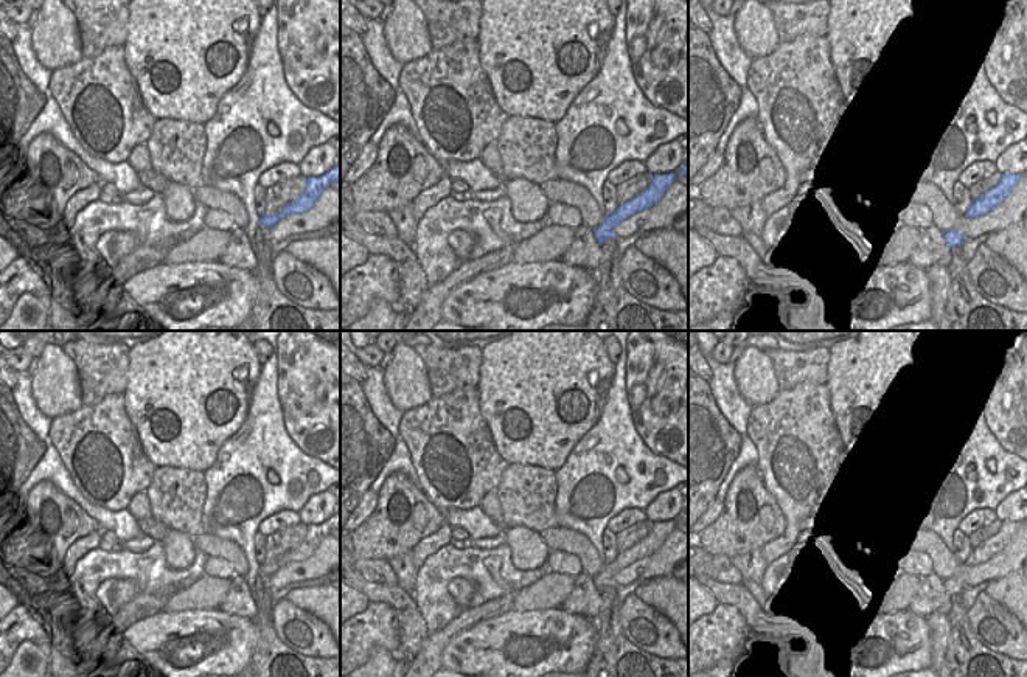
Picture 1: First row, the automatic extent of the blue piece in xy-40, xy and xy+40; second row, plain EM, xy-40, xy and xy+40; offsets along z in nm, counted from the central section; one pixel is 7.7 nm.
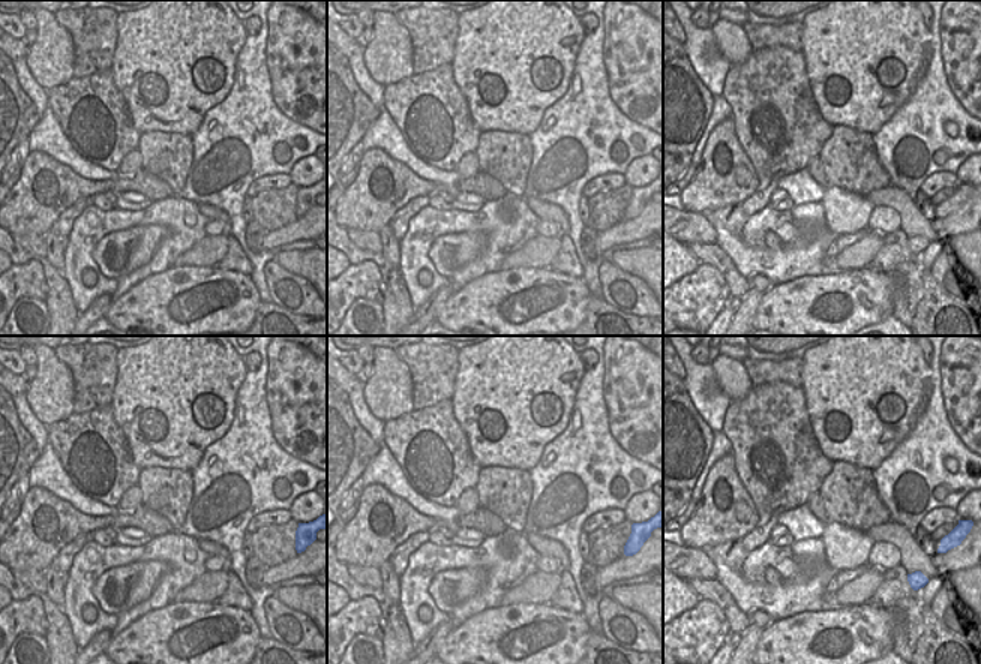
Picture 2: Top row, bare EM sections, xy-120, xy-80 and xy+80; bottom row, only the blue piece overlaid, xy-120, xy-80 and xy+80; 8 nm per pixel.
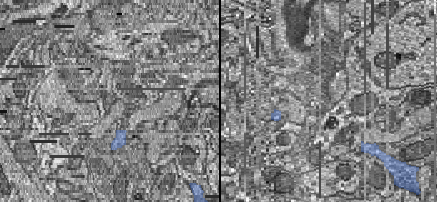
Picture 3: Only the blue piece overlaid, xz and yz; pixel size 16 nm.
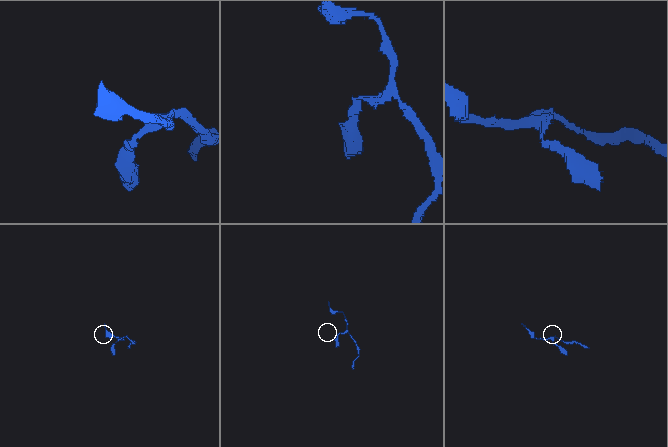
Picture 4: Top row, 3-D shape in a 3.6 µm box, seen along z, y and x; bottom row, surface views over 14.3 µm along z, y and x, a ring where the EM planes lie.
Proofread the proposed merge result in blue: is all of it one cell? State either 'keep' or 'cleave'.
keep

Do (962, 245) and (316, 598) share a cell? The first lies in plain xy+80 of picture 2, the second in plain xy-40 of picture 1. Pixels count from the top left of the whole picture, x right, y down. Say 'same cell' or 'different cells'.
same cell

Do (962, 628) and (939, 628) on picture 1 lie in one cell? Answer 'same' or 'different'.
different

